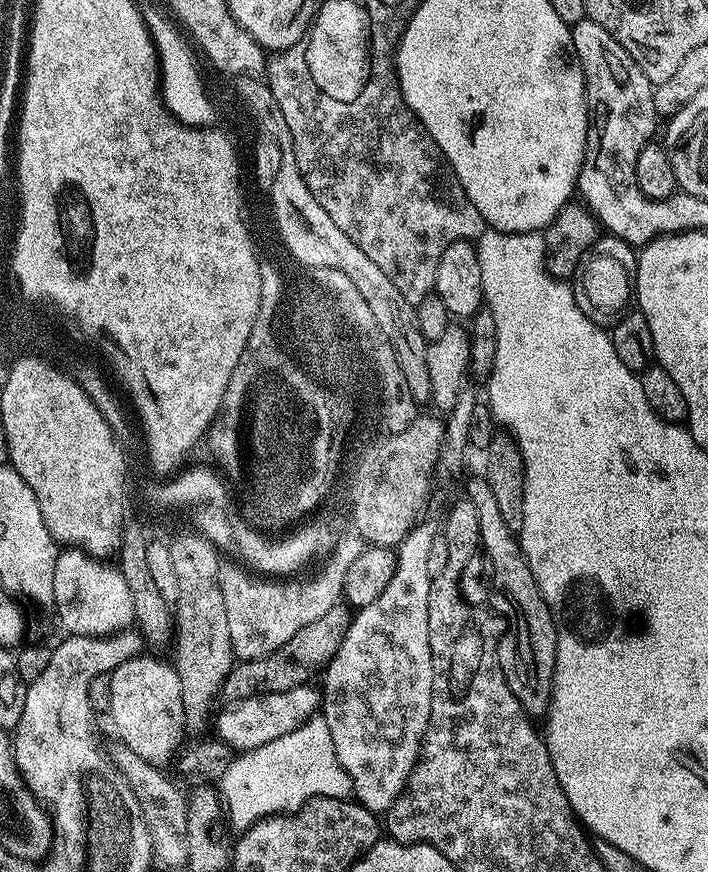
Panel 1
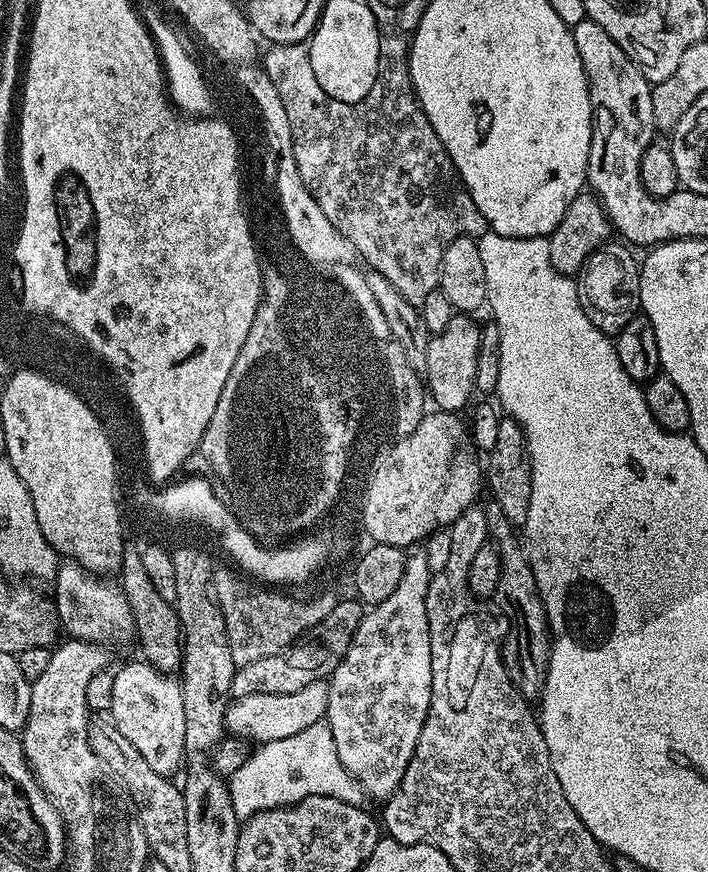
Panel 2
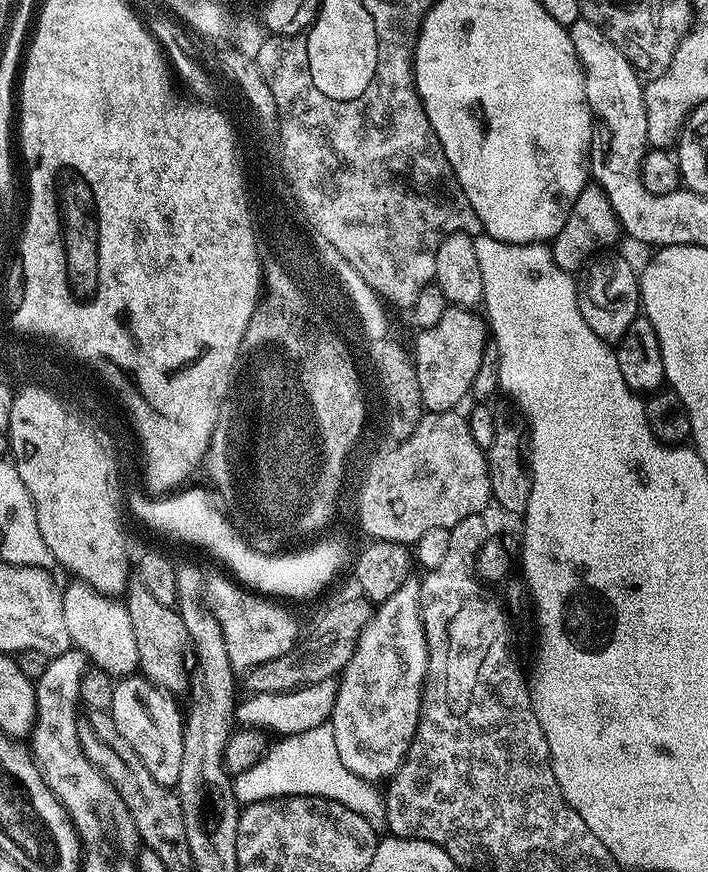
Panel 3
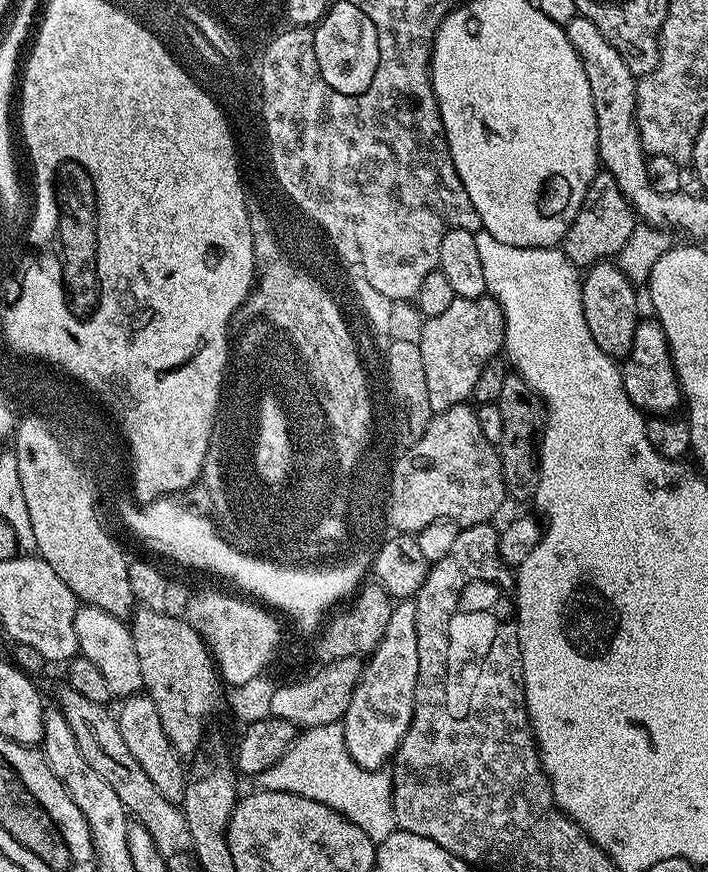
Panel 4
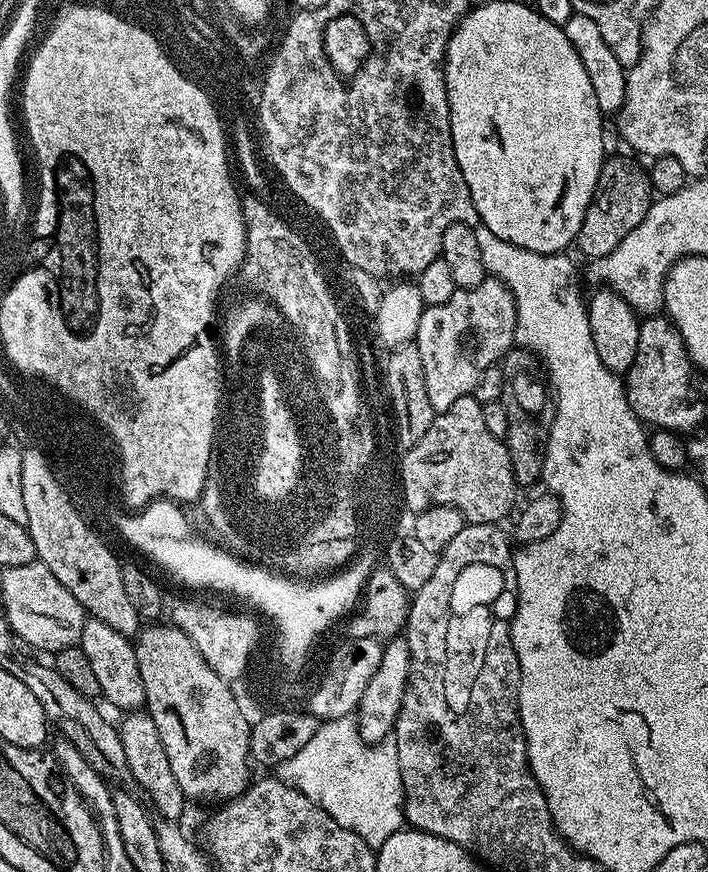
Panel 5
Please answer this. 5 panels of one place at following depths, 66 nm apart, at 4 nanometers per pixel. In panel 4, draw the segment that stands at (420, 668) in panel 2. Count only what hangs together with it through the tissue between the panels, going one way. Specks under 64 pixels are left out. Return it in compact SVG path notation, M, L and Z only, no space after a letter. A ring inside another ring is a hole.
M401 600L393 607L382 638L367 657L360 680L354 686L350 706L344 712L342 723L346 750L358 766L380 770L387 760L389 763L395 757L410 726L417 680L416 606L412 600Z

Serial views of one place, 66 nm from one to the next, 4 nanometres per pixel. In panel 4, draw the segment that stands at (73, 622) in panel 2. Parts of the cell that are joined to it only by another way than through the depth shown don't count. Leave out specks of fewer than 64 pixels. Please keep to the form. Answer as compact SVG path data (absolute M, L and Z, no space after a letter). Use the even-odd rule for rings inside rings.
M91 606L77 607L74 634L79 655L90 658L90 662L98 666L102 678L106 678L106 686L110 686L113 698L135 696L144 688L142 666L138 662L138 654L134 651L132 629L121 617L111 616L106 614L106 610Z

